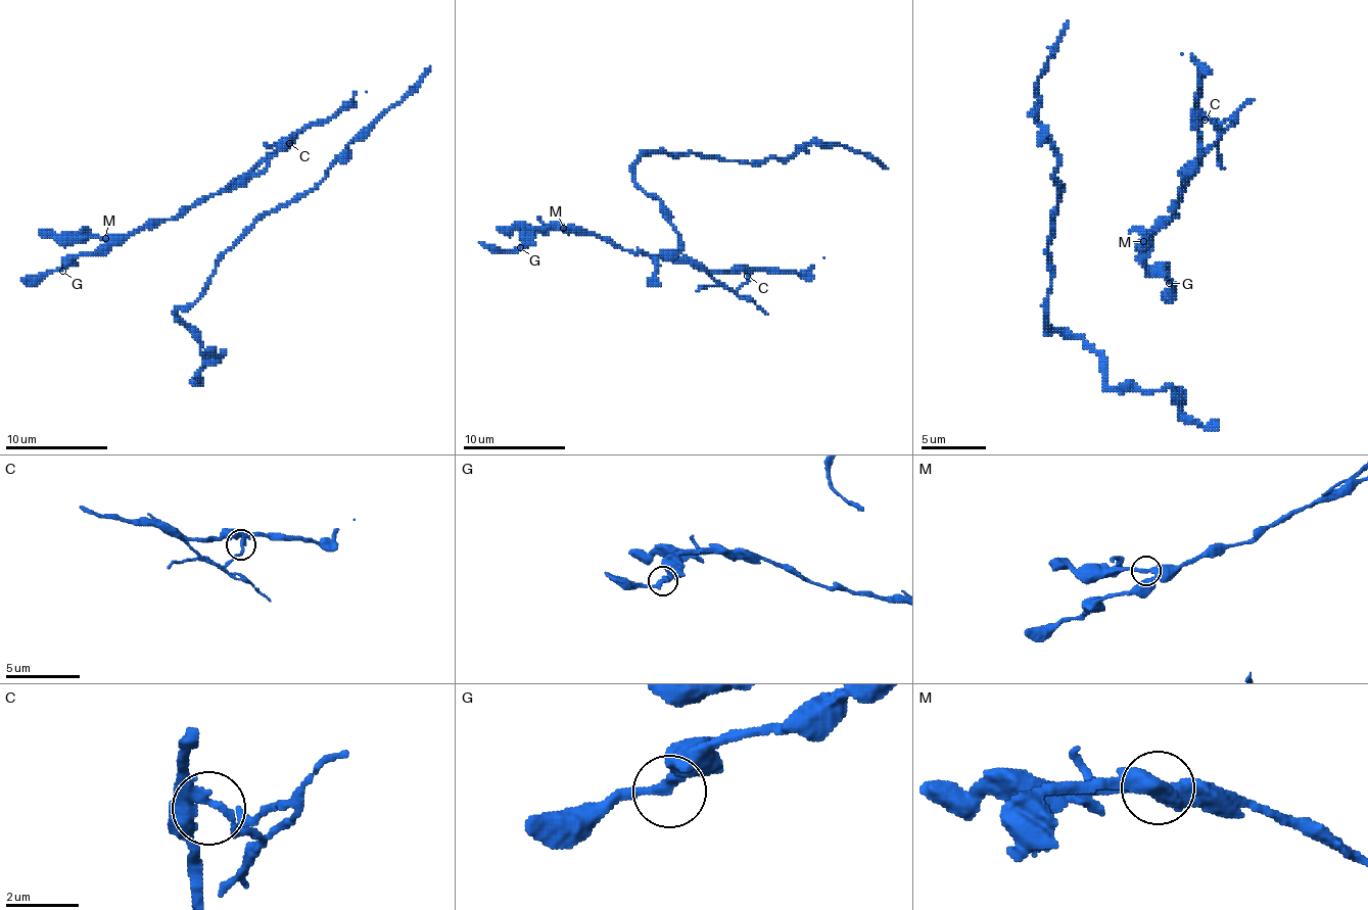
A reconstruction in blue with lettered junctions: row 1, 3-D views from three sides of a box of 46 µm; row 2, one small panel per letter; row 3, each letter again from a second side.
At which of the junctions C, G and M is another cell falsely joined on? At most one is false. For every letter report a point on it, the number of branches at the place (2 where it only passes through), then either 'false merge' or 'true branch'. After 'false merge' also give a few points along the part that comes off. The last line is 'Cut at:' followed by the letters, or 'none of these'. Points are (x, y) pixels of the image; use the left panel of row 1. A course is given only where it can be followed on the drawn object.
C: (289, 143) | 3 | true branch
G: (62, 271) | 2 | true branch
M: (105, 238) | 3 | false merge | (105, 237), (52, 237), (39, 230)
Cut at: M

